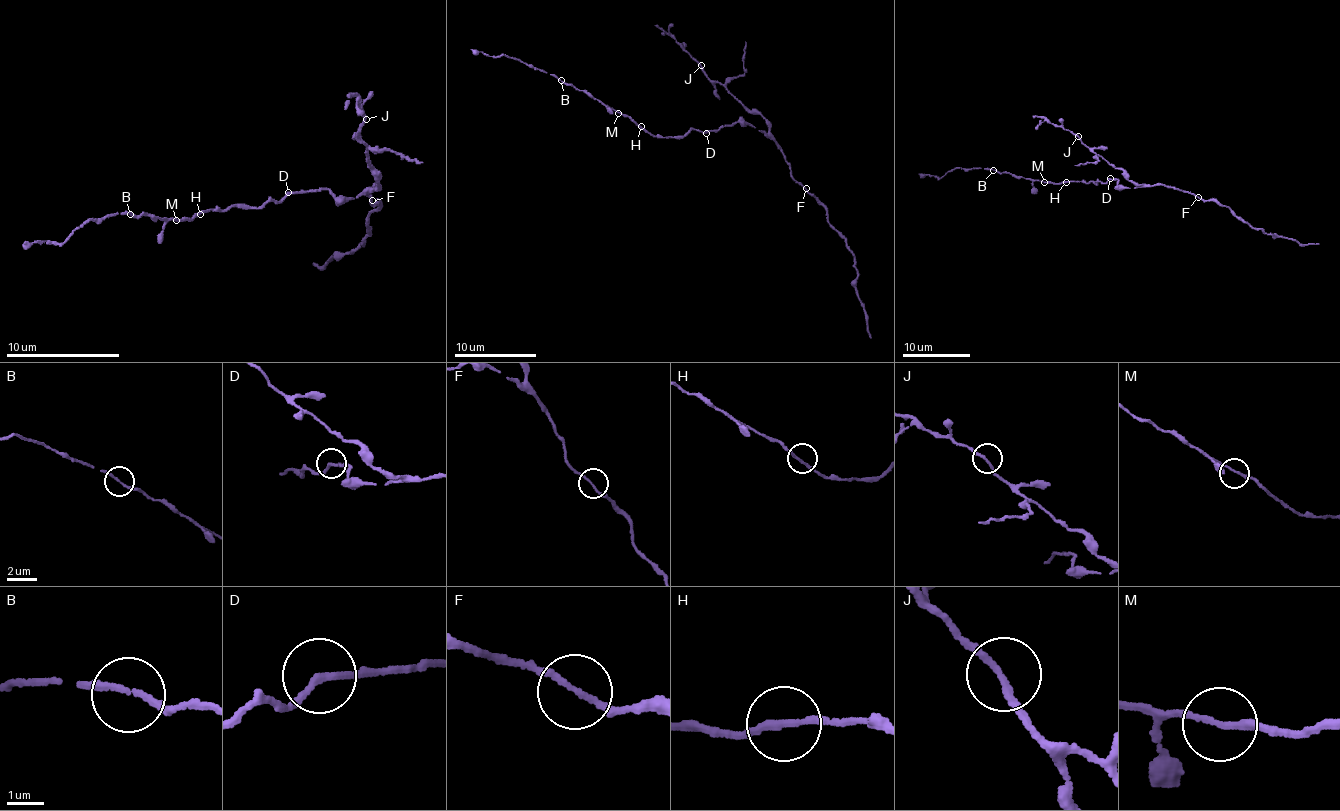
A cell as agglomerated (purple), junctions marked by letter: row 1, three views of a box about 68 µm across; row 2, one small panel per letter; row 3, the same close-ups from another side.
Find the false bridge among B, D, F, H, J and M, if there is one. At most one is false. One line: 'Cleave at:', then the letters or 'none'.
Cleave at: none

